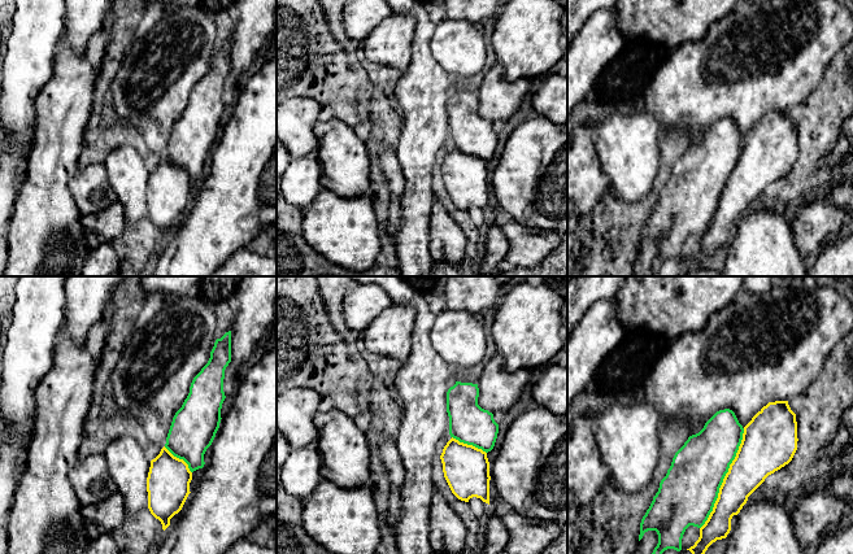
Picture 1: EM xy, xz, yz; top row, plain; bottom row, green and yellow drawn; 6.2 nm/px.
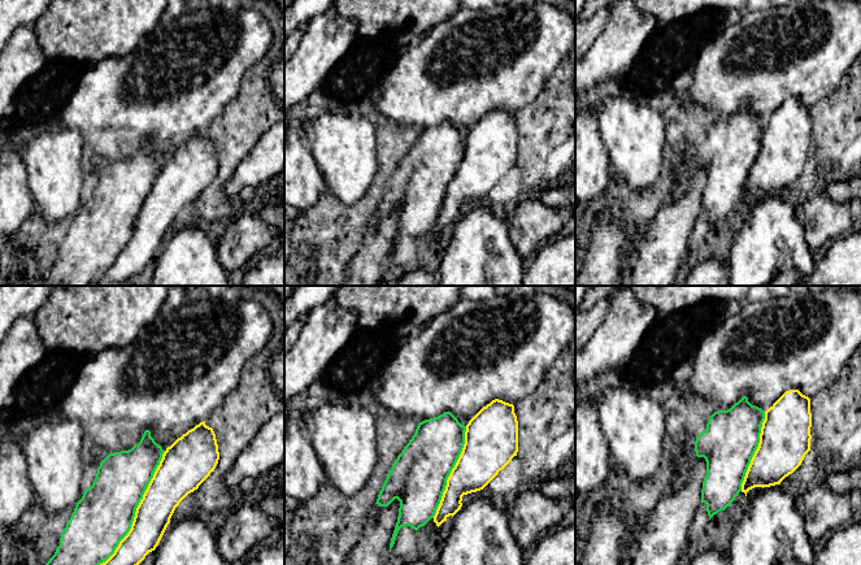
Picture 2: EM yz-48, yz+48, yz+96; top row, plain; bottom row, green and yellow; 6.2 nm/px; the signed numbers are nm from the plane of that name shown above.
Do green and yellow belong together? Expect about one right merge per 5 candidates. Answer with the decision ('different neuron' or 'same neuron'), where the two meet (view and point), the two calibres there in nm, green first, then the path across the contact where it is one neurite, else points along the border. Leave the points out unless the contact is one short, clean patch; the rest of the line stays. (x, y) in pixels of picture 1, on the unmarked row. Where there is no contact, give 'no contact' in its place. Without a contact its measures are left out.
different neuron; meets green in yz at (723, 187); 360 nm thick on the green side, 260 nm on the other

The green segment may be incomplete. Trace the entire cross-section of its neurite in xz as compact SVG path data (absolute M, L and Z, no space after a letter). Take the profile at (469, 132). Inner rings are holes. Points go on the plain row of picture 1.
M456 91L447 101L449 144L460 152L488 162L493 158L499 134L493 123L478 114L478 93Z

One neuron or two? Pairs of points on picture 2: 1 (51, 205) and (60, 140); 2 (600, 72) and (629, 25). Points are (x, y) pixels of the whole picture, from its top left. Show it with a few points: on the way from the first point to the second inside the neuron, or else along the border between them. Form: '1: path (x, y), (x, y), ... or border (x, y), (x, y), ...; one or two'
1: path (55, 190), (55, 156); one
2: path (604, 60), (616, 48), (622, 37); one

